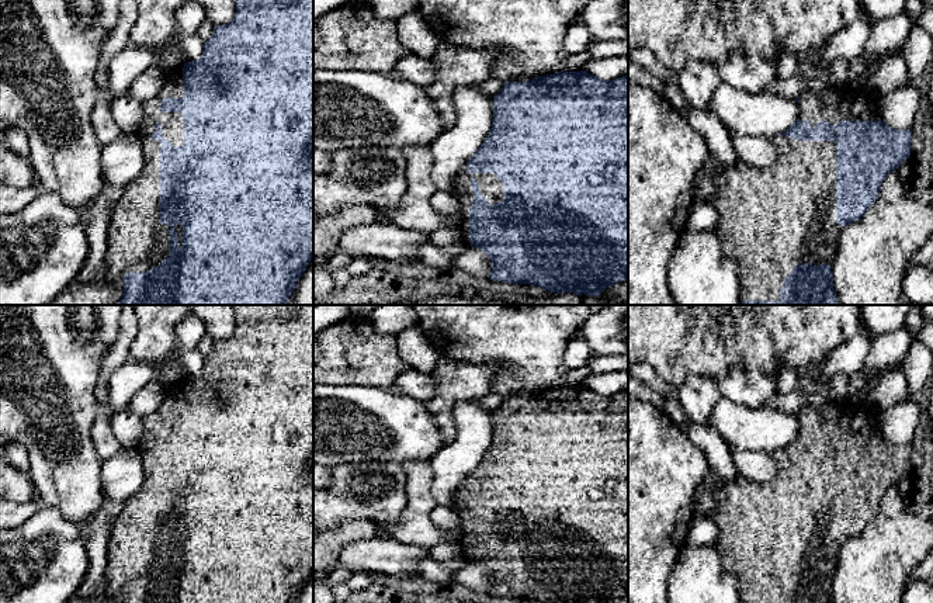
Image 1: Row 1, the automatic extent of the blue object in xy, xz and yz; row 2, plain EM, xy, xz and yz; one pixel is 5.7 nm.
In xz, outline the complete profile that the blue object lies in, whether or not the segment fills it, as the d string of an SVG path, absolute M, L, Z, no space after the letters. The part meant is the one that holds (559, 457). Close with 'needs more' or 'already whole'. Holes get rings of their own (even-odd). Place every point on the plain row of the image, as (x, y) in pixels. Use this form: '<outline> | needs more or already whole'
M558 387L527 396L507 396L493 412L492 443L475 469L458 485L451 507L461 520L459 554L481 564L490 575L489 593L541 603L608 603L628 593L628 389L601 395L580 387Z | needs more

